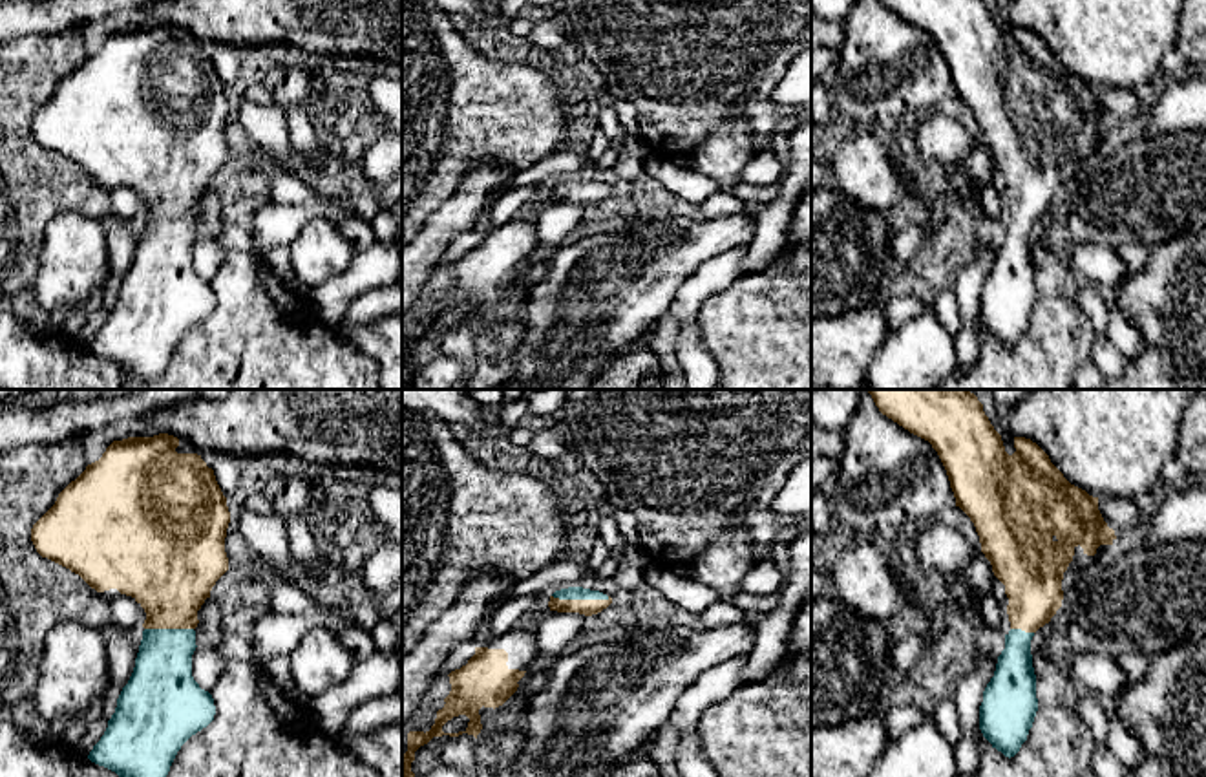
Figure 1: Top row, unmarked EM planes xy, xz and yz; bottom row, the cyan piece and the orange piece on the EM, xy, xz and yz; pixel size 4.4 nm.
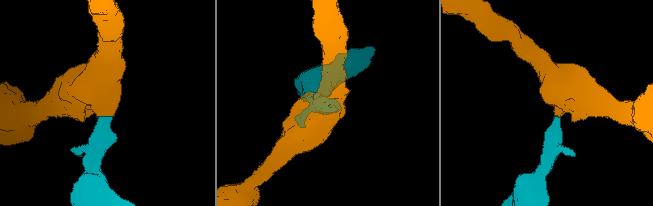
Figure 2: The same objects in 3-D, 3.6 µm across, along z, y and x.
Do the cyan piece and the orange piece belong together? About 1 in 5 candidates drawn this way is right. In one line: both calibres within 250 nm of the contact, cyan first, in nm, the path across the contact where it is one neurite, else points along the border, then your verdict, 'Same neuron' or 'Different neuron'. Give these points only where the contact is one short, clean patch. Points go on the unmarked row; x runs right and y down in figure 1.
Thickness 60 nm (cyan) against 70 nm. Path across: xz (572, 183), (581, 189), (587, 198). Same neuron

